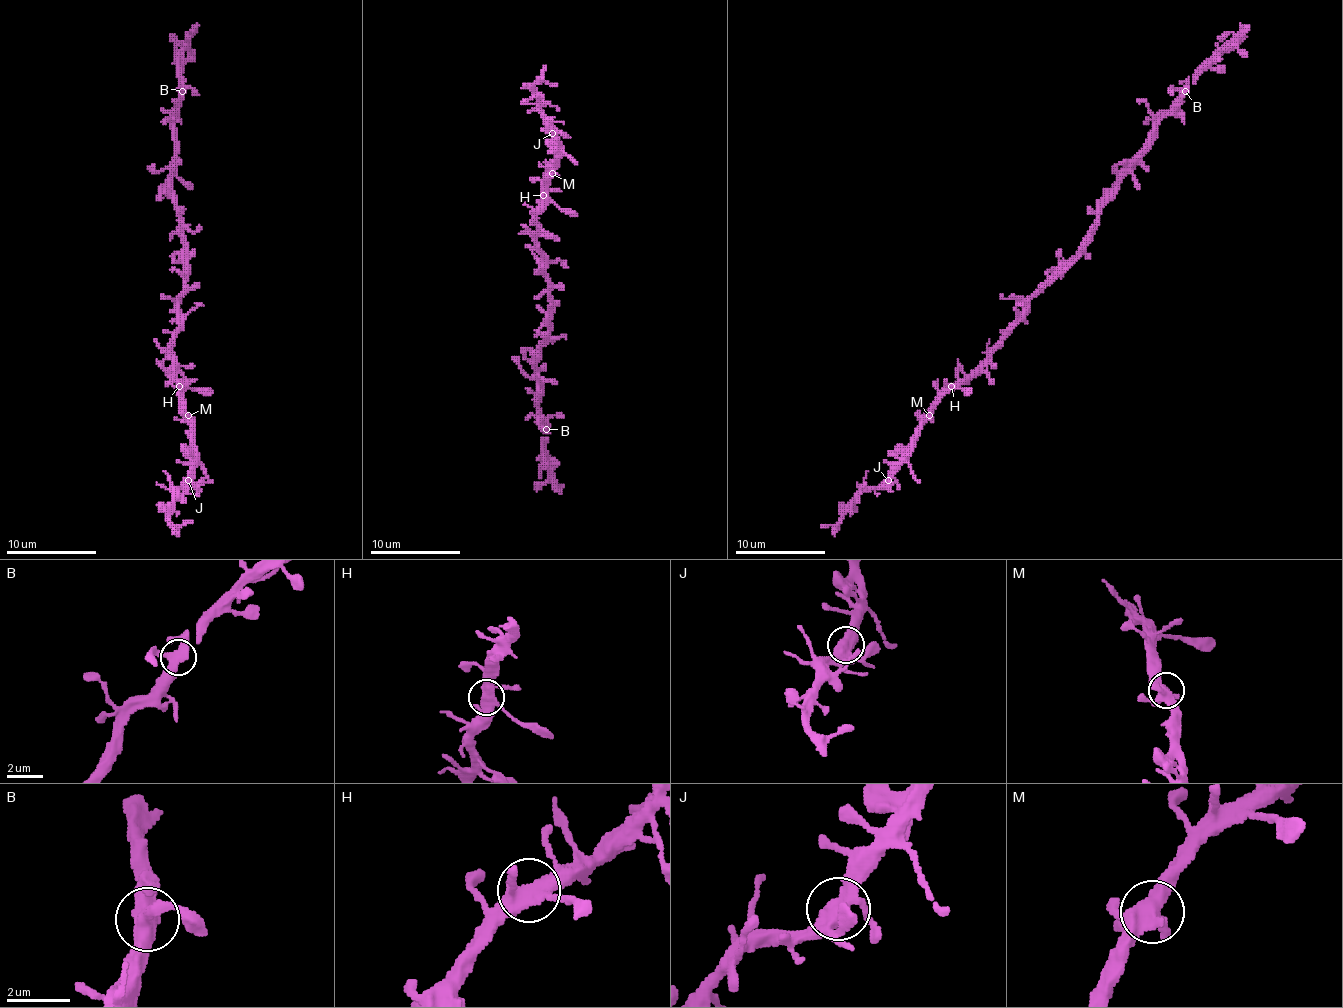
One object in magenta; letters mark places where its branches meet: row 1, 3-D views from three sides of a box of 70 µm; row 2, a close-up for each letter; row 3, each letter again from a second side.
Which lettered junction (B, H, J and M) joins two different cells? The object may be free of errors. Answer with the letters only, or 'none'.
none

